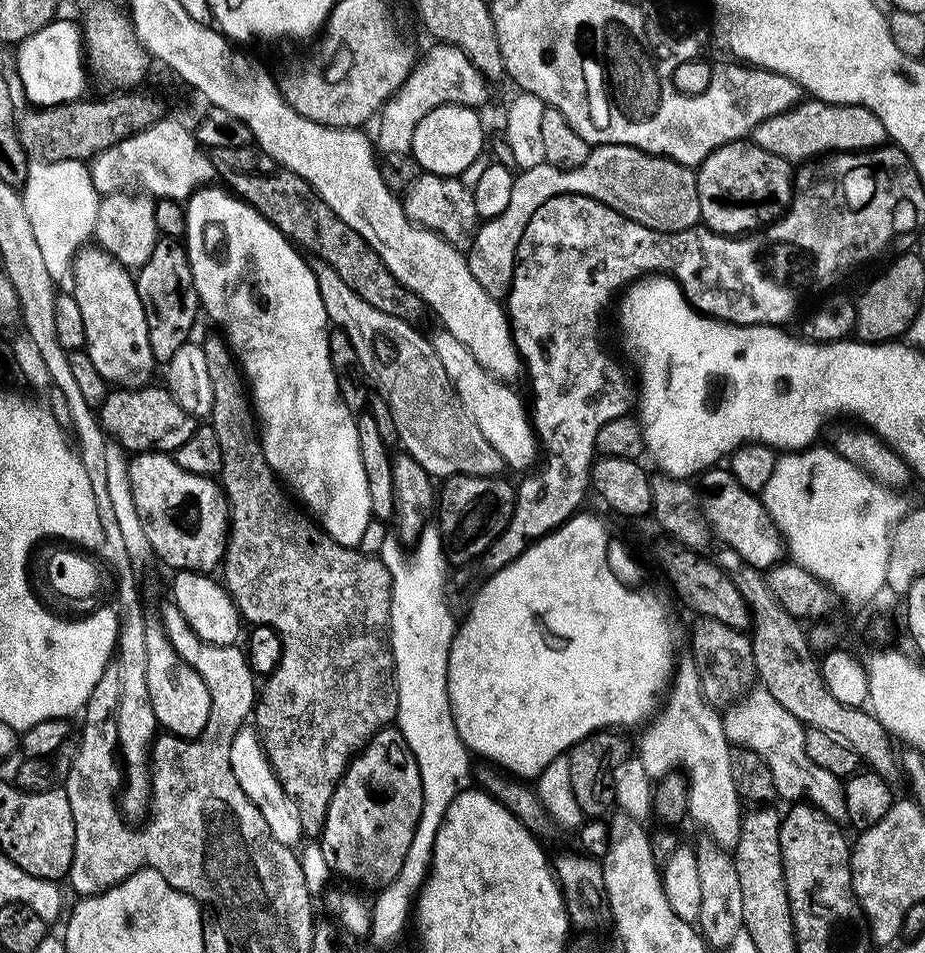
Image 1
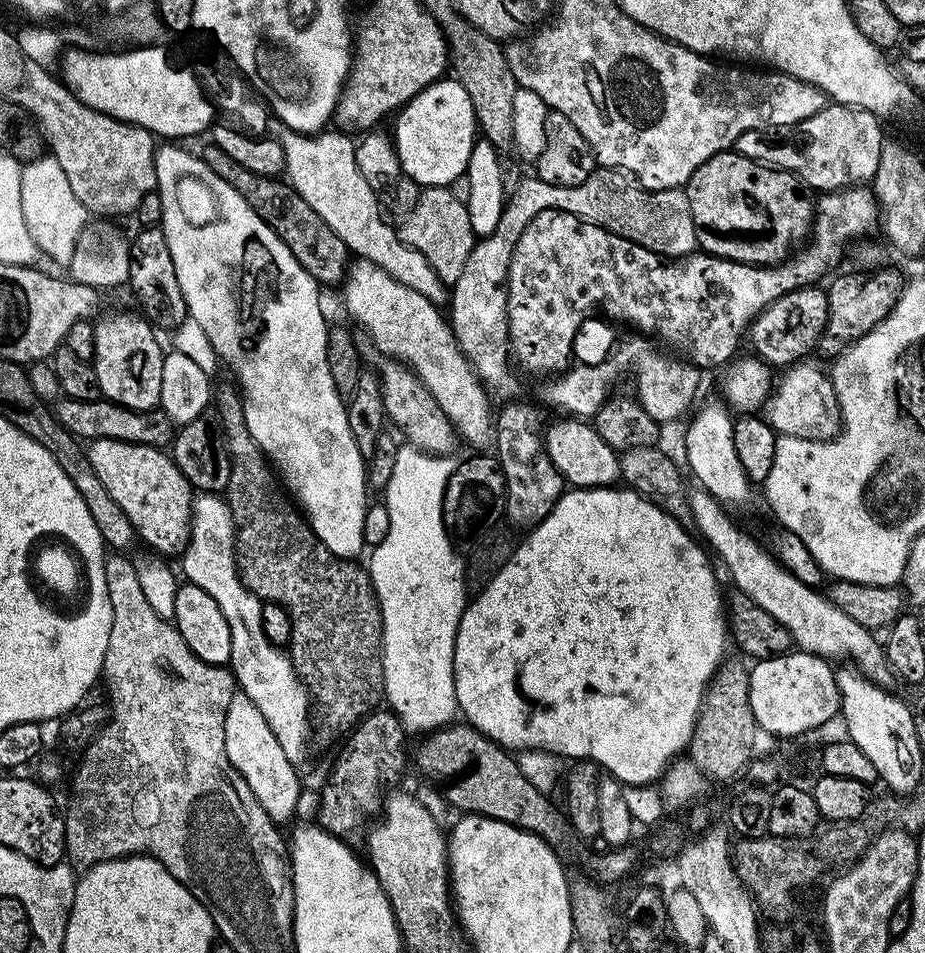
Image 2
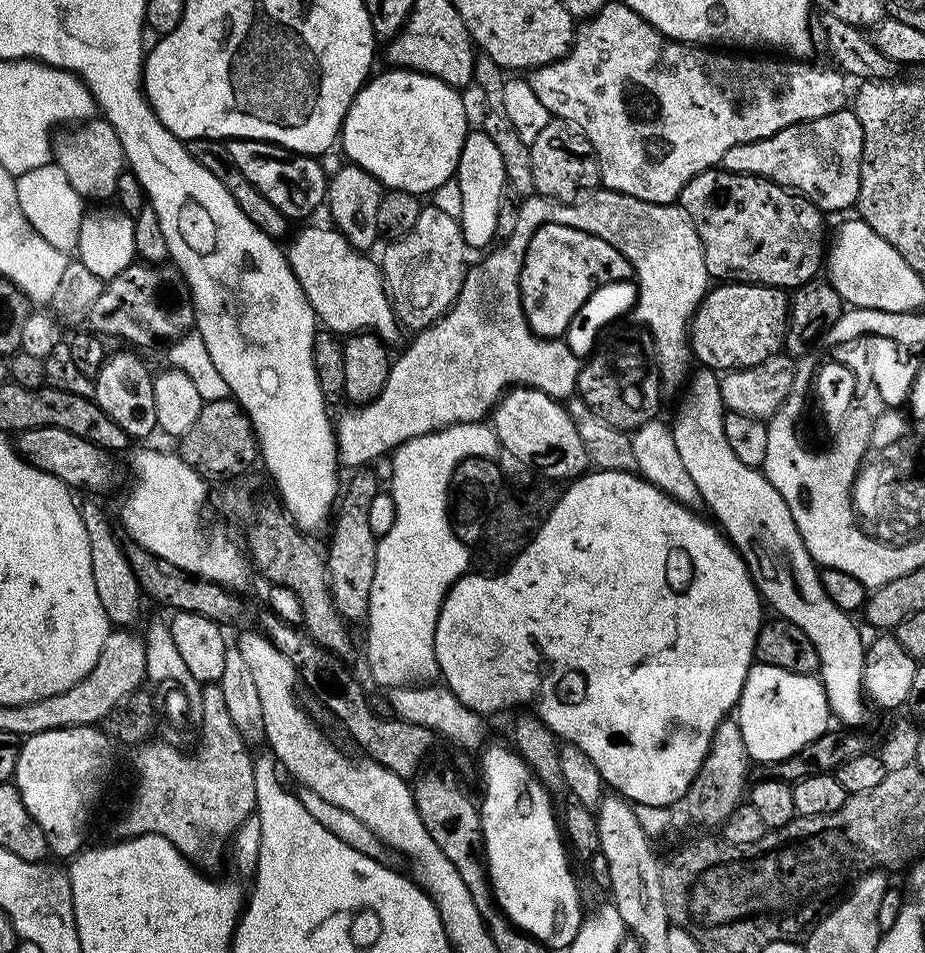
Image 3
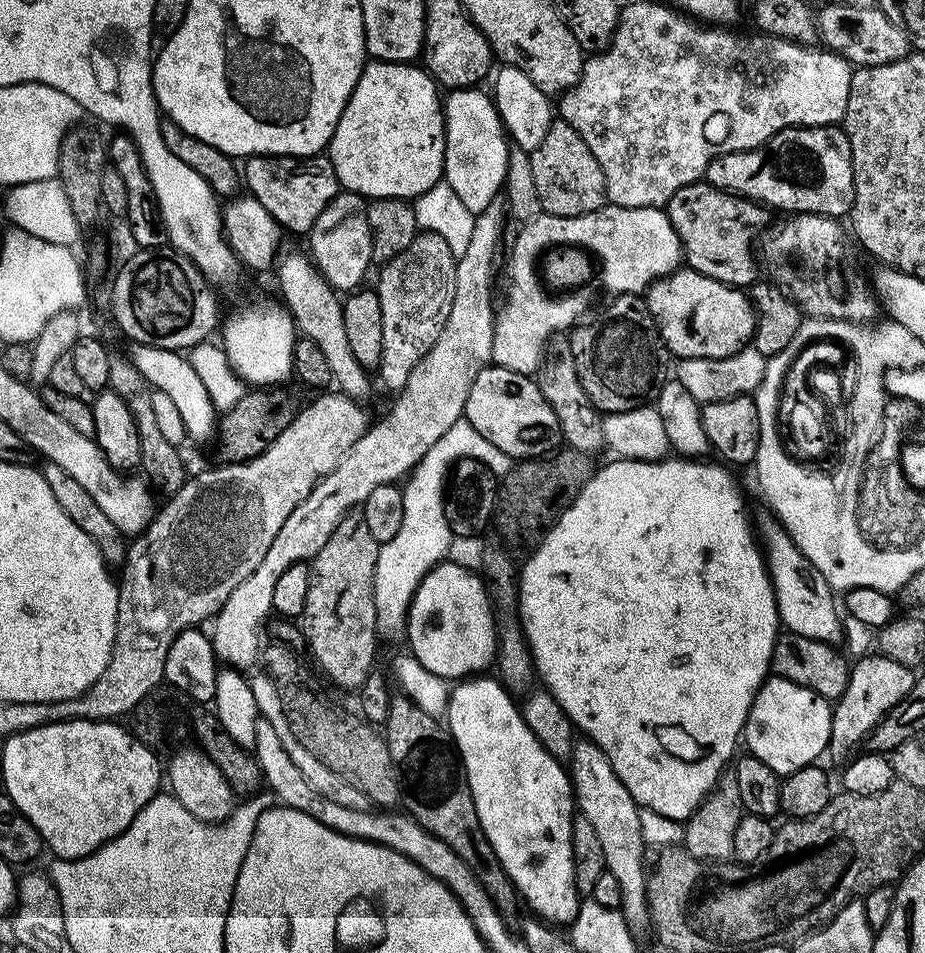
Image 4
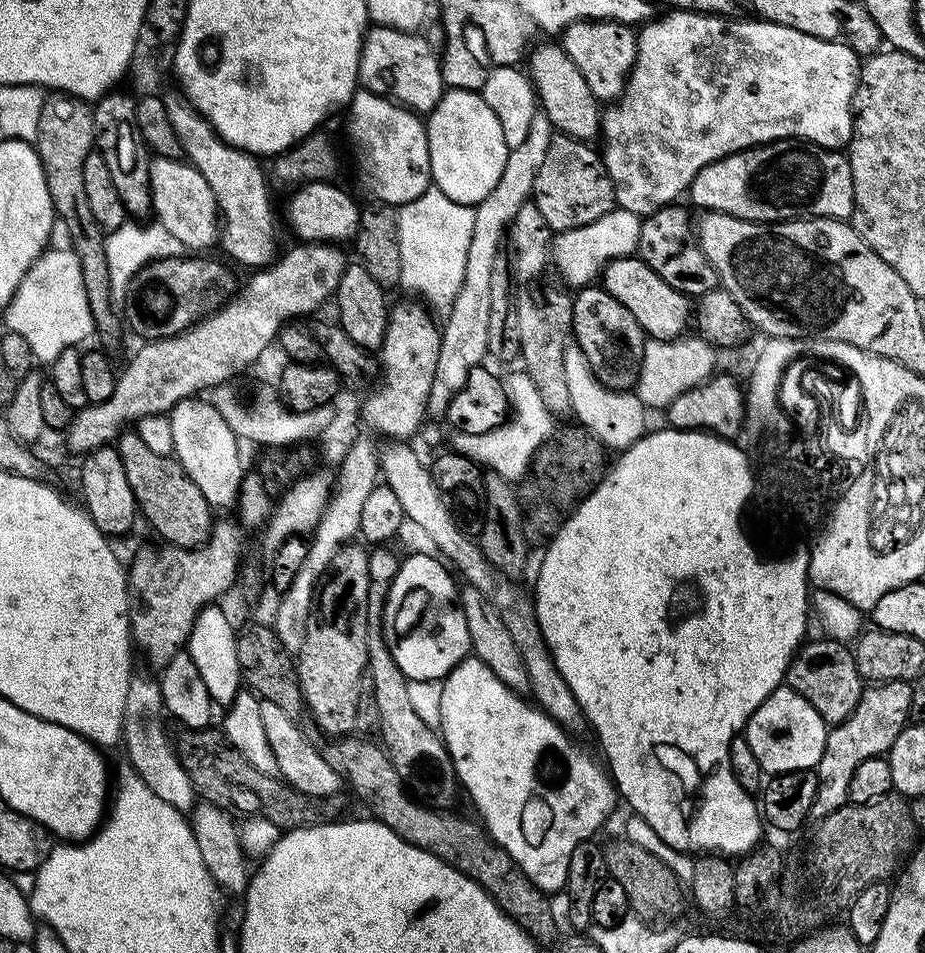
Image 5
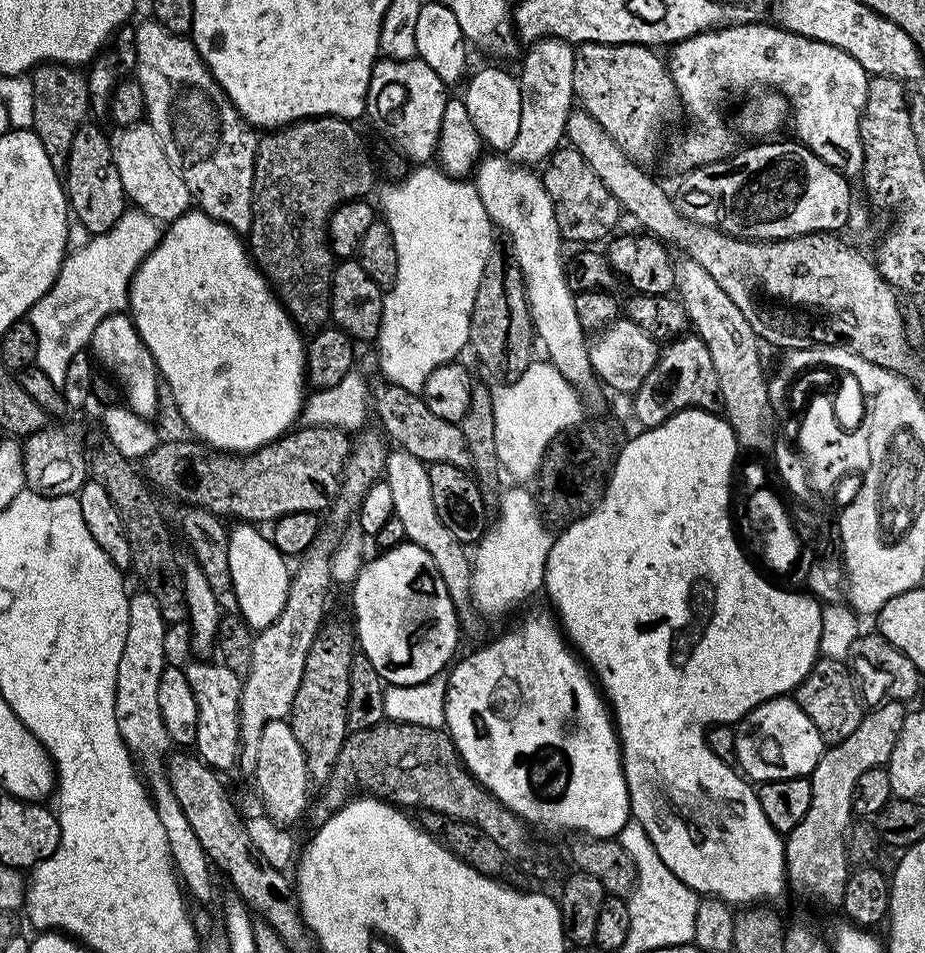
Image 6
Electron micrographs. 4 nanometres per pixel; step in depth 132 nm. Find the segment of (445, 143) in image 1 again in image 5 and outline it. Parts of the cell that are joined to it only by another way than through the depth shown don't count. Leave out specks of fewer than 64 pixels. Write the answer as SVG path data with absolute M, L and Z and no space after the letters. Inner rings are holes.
M360 90L352 97L346 115L348 140L352 143L352 156L356 159L356 176L360 179L361 186L372 195L370 197L373 201L399 206L414 202L414 198L428 191L432 184L428 130L425 121L417 113L408 111L403 104L397 104L386 96Z

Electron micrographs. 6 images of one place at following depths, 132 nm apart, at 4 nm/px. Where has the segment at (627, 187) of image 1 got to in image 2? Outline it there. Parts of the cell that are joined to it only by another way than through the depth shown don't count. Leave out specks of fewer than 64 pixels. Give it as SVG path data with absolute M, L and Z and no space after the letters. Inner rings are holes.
M597 167L596 171L590 174L590 178L586 178L586 182L573 188L550 186L550 182L542 182L535 178L522 181L513 192L511 189L502 214L498 218L498 226L494 226L492 232L481 235L474 250L470 250L470 258L466 258L466 267L462 270L462 275L450 288L450 323L452 333L456 336L456 345L480 377L480 383L495 395L497 392L500 396L508 396L516 388L517 373L510 363L508 346L508 271L514 258L514 246L518 246L518 238L522 238L522 230L526 230L526 226L530 226L530 222L534 222L534 218L538 218L542 210L562 210L580 216L584 220L589 220L591 224L602 226L638 246L646 246L646 250L658 252L665 258L683 258L697 251L694 214L690 214L690 202L684 188L649 192L648 189L639 186L627 188L624 184L616 184L616 176L617 169Z

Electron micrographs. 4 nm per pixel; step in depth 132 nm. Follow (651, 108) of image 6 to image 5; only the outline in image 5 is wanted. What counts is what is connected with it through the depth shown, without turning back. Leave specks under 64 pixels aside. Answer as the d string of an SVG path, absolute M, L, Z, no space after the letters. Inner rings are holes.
M579 20L562 33L562 46L574 66L586 78L586 86L601 102L616 102L624 94L628 76L636 61L637 33L631 24L615 24L612 20Z

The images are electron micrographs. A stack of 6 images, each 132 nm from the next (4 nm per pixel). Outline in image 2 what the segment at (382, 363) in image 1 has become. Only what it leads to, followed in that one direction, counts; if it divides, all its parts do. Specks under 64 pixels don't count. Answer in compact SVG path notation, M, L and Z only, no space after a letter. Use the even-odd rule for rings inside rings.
M388 358L383 362L385 364L378 368L378 375L384 390L384 411L387 419L391 423L393 420L404 431L403 439L411 447L418 448L422 452L431 452L433 456L451 453L452 447L458 444L457 433L438 406L436 399L430 394L428 387L411 368L401 364L400 361Z

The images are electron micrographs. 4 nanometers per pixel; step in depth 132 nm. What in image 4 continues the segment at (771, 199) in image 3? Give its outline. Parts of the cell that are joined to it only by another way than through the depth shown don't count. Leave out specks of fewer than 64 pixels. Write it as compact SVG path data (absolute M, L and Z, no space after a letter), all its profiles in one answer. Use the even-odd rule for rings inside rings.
M697 182L679 188L668 199L666 211L680 239L682 260L687 267L702 273L706 278L714 278L718 282L730 284L733 288L741 290L757 283L758 260L754 255L754 241L758 233L770 224L770 212L765 205L757 204L756 201L748 200L744 196L735 196L733 192L723 192L721 188L716 188L710 183Z

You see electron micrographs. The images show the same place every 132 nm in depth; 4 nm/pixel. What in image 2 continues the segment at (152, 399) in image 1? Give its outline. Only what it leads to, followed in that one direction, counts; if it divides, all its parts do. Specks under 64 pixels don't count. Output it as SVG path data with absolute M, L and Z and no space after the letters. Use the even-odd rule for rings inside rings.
M60 398L55 401L56 420L73 436L84 442L110 438L118 442L134 442L151 448L167 449L174 439L172 419L163 410L139 412L126 406L118 406L113 400L70 400Z

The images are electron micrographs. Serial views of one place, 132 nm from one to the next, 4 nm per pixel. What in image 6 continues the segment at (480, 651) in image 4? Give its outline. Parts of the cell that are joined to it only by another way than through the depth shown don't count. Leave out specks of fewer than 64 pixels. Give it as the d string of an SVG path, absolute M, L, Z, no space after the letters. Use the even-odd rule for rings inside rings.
M405 542L399 544L396 548L385 548L376 555L380 556L374 557L373 560L371 557L371 559L361 567L360 573L356 576L355 584L351 585L350 588L350 592L352 592L352 612L356 615L354 636L358 641L359 651L366 658L370 658L370 663L374 666L374 670L378 670L378 674L384 679L385 685L418 686L430 678L441 675L441 673L453 663L454 657L457 655L457 653L455 654L456 647L460 644L460 632L462 633L460 618L456 615L456 607L450 598L450 594L446 590L445 584L442 582L442 577L439 576L438 570L434 570L434 558L430 558L430 554L426 554L426 550L422 550L422 546Z

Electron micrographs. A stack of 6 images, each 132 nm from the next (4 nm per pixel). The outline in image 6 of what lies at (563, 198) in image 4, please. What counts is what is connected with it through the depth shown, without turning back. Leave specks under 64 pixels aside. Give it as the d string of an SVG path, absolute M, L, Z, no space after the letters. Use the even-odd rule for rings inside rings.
M570 146L557 148L543 165L542 179L546 194L550 194L550 202L554 206L558 230L565 241L573 240L580 244L576 246L592 246L595 240L607 241L617 231L621 206L614 194L606 190L602 178L590 170L586 158L582 158L578 150Z

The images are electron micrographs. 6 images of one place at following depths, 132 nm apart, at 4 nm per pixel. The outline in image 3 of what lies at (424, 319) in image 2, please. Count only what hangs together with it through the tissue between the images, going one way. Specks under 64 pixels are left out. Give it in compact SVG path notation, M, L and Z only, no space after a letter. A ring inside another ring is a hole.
M327 227L302 229L296 237L291 237L292 245L286 248L288 265L316 311L317 321L329 332L372 332L381 340L392 342L398 321L384 287L379 263L368 257L371 255L350 246L335 227Z

